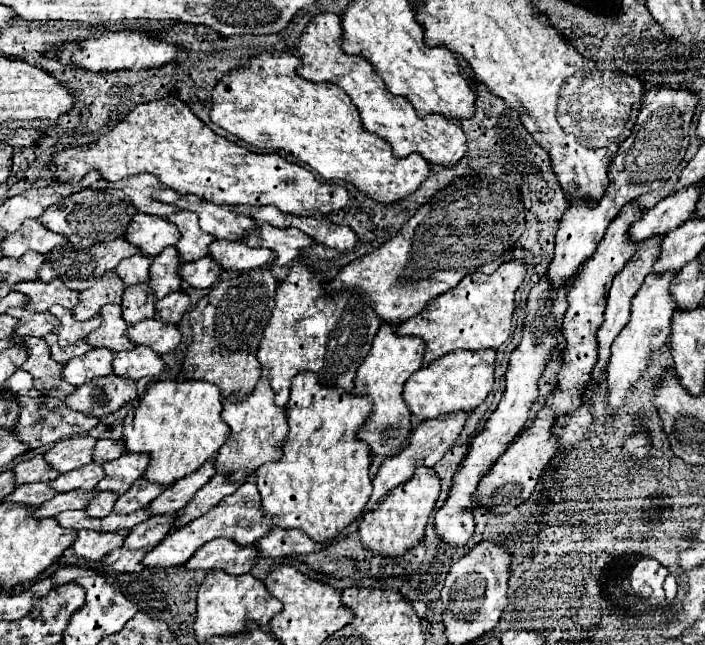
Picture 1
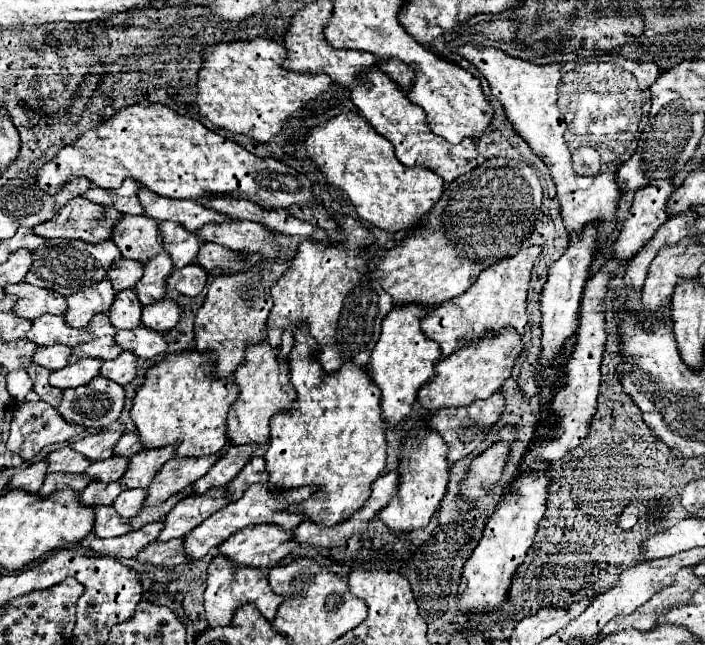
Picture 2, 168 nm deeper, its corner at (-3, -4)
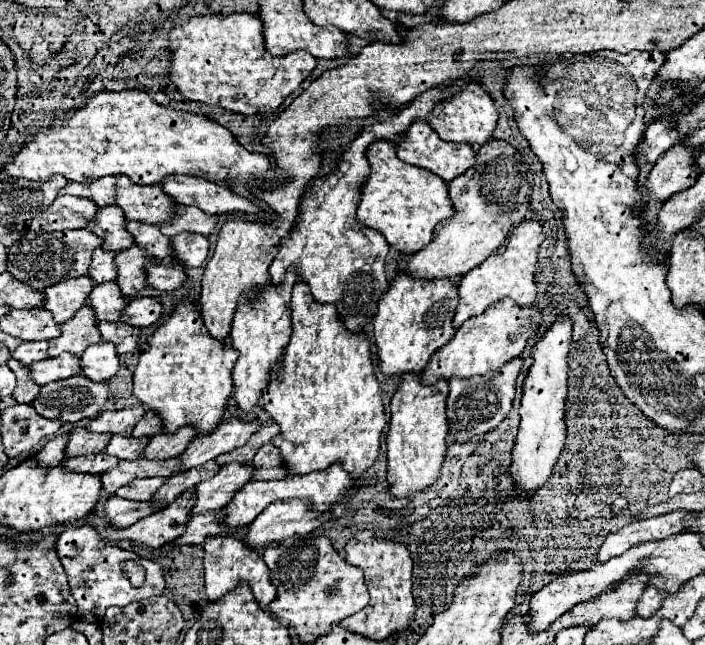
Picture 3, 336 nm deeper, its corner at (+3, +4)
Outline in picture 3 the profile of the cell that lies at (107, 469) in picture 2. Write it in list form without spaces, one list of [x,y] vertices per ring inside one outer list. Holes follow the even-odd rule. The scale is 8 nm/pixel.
[[[112,436],[108,446],[104,448],[104,454],[116,456],[118,460],[136,460],[142,454],[142,448],[146,446],[144,438],[132,438],[132,436]]]

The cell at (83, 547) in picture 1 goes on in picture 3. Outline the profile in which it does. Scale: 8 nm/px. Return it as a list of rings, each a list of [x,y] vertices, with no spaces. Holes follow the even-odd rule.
[[[186,490],[178,496],[170,506],[138,520],[128,528],[106,528],[104,538],[108,542],[130,540],[138,544],[146,544],[150,548],[160,548],[164,542],[180,536],[184,532],[186,518],[190,518],[190,508],[194,506],[192,490]]]

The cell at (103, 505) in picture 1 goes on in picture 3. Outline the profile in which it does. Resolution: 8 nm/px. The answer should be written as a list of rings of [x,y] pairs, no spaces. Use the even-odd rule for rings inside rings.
[[[142,478],[142,480],[134,480],[132,484],[118,488],[116,496],[126,498],[126,500],[134,500],[134,502],[148,502],[150,496],[160,486],[162,486],[162,478]]]

